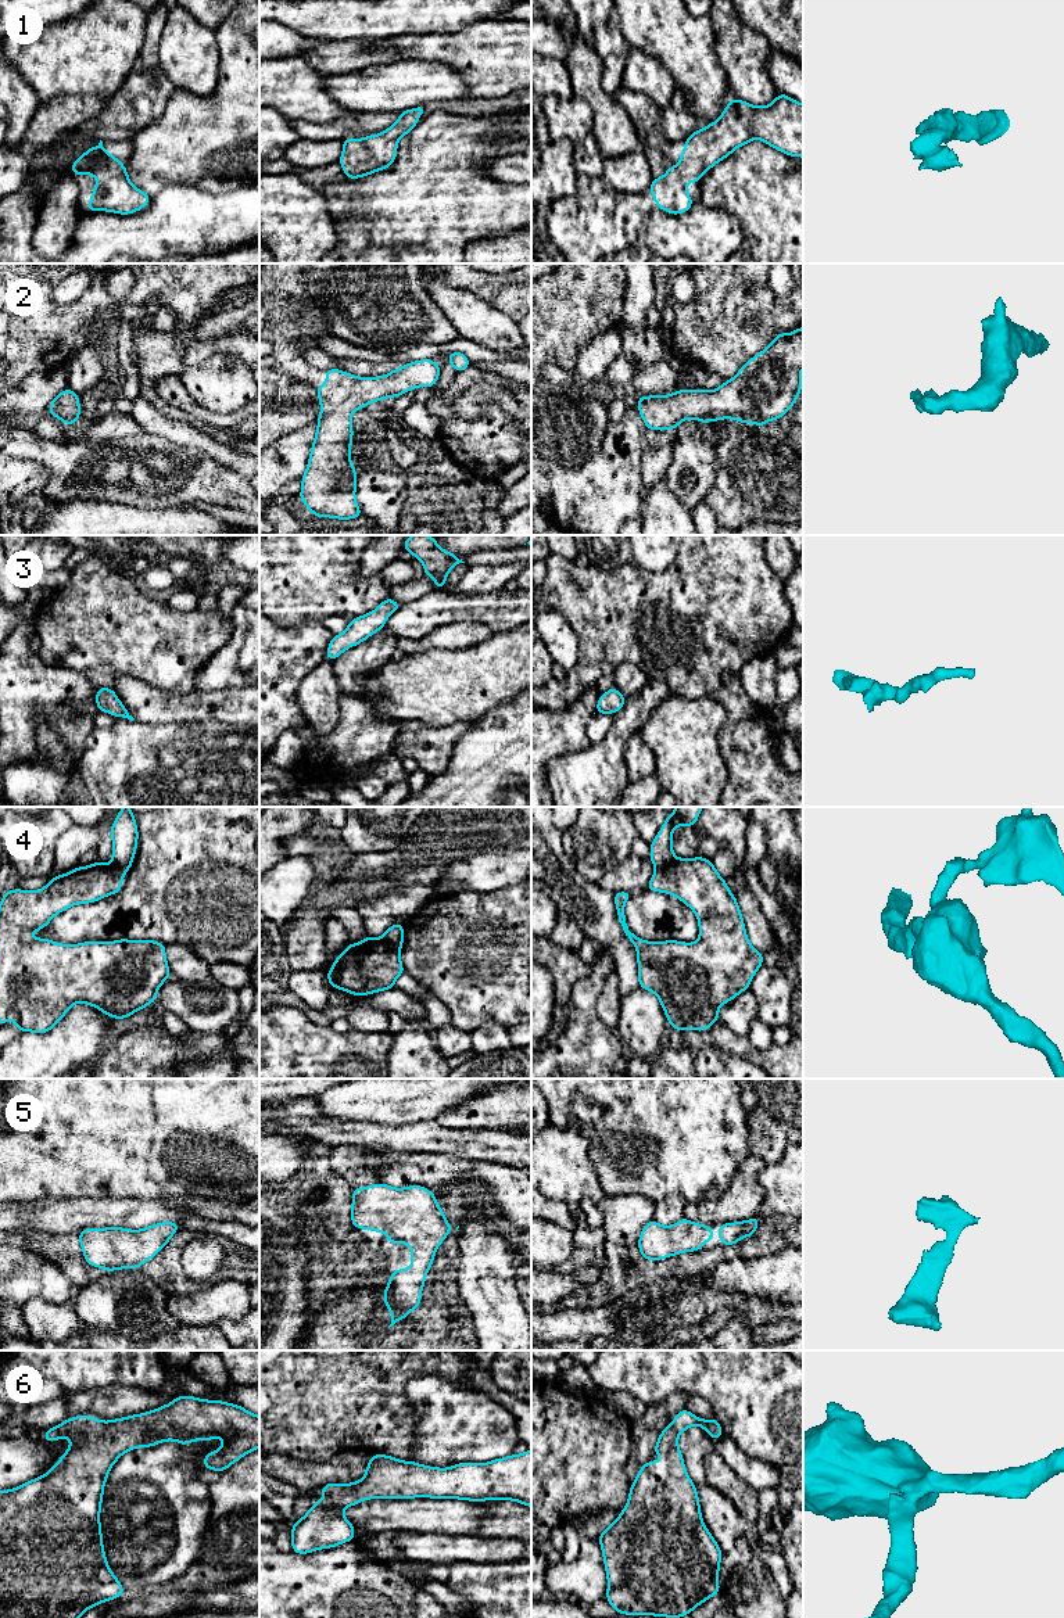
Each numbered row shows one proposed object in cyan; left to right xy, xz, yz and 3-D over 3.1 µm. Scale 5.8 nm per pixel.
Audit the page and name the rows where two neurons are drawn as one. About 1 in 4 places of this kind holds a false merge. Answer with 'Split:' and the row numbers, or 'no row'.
Split: 4

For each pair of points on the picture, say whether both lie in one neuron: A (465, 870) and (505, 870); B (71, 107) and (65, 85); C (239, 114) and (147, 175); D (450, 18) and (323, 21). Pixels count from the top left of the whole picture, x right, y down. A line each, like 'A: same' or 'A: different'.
A: same
B: different
C: same
D: same

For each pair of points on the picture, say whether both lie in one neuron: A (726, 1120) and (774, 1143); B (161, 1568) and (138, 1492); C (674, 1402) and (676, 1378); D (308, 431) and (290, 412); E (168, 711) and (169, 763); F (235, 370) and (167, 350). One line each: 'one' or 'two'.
A: two
B: one
C: two
D: two
E: two
F: one

